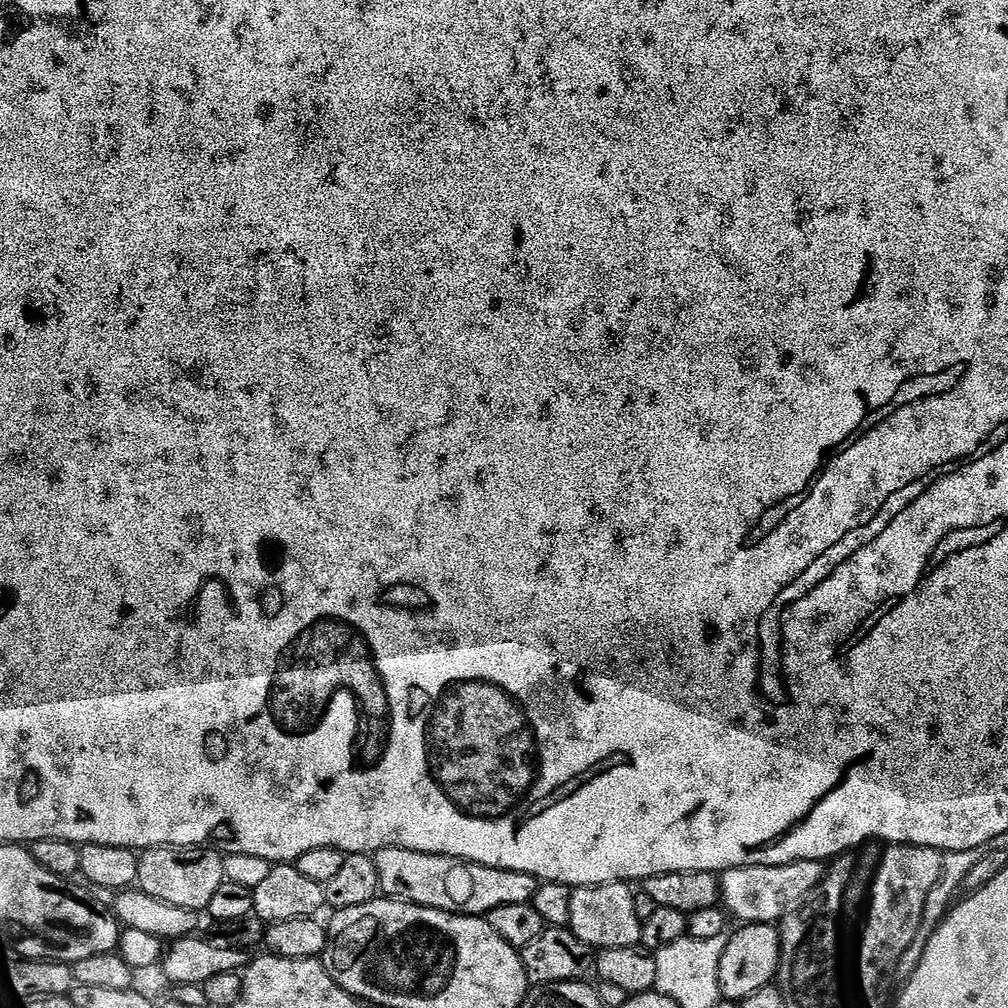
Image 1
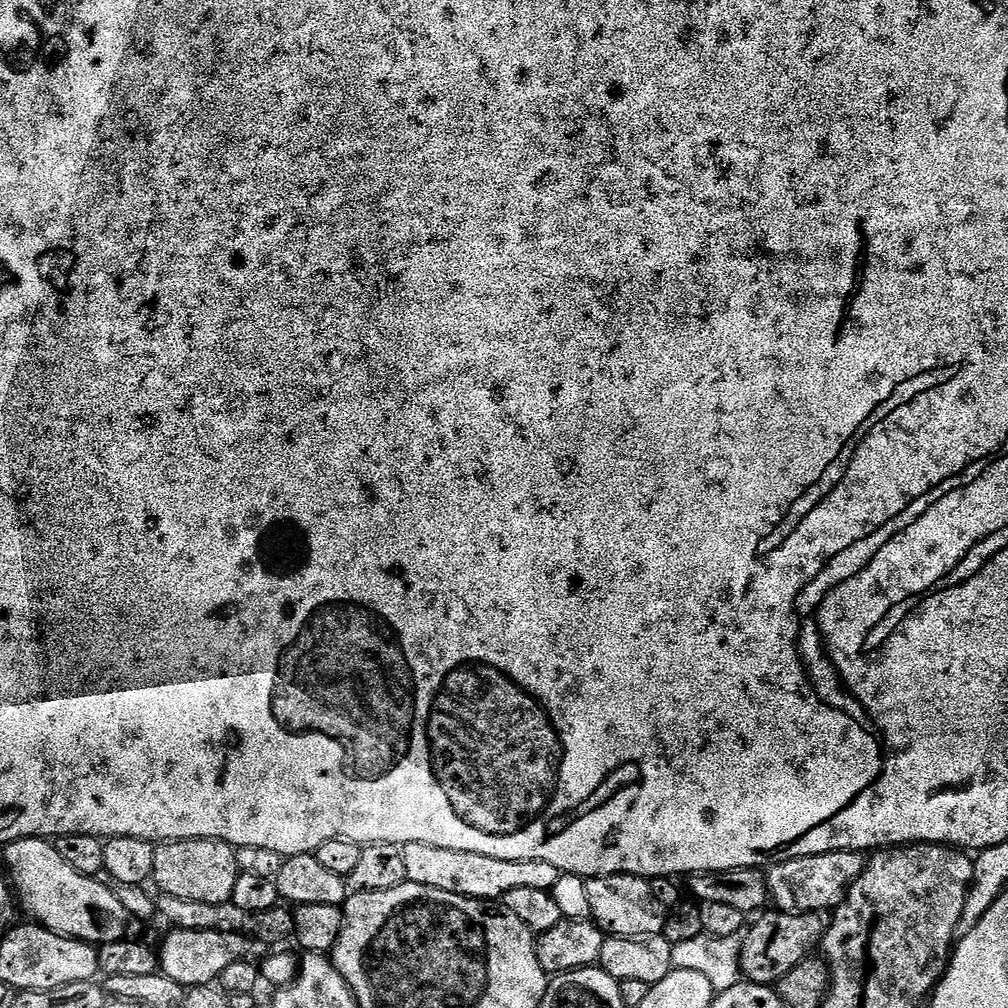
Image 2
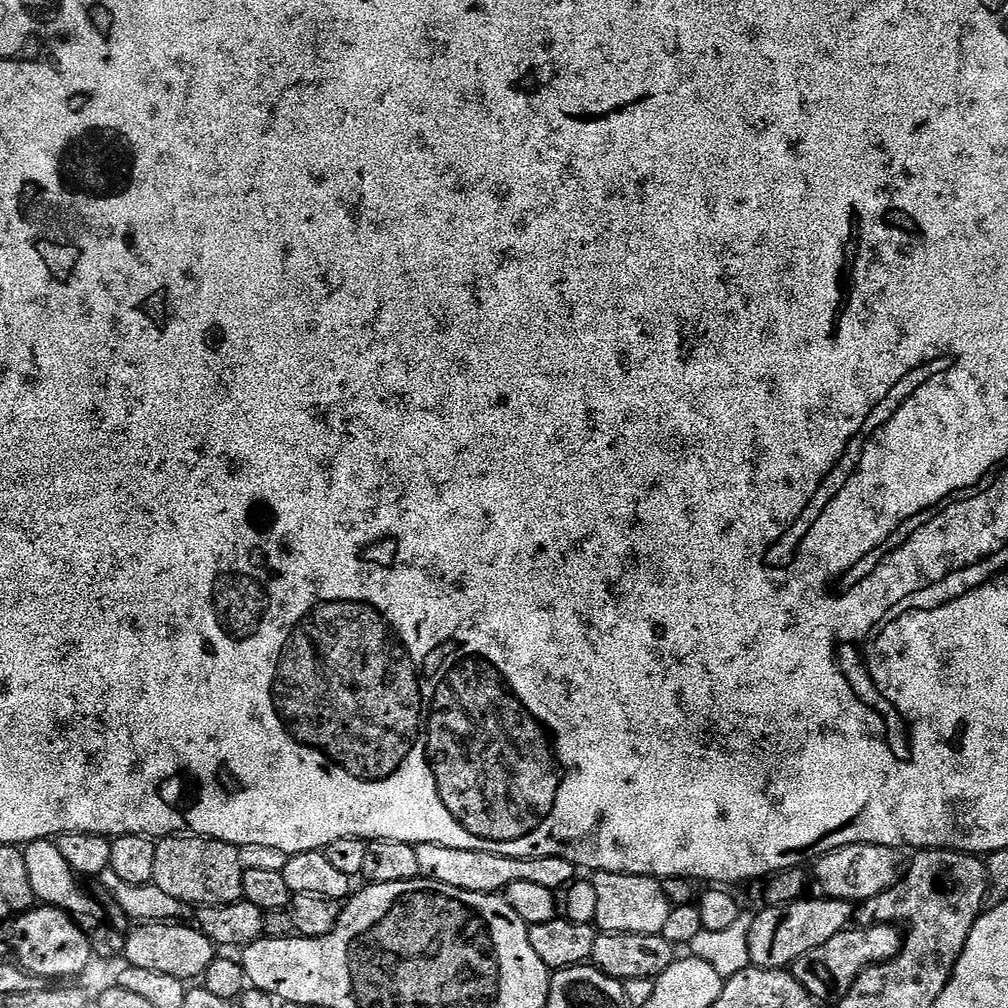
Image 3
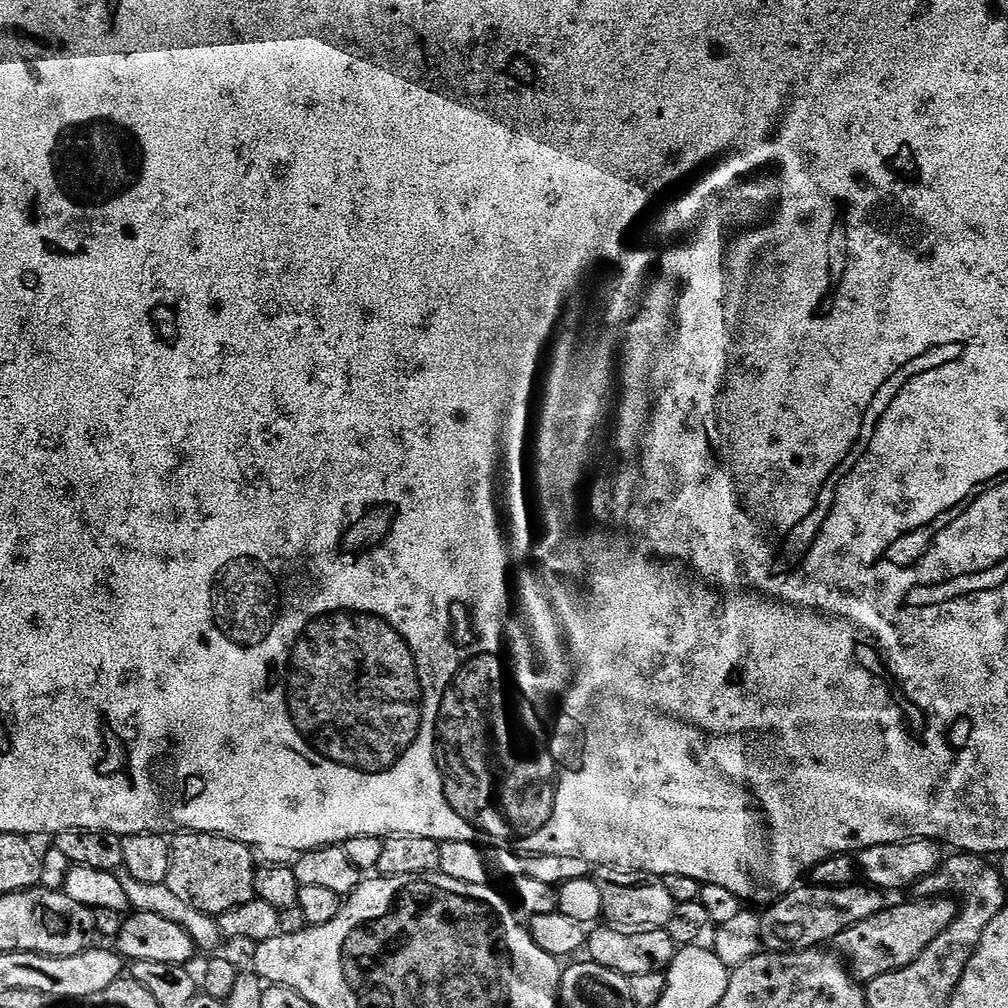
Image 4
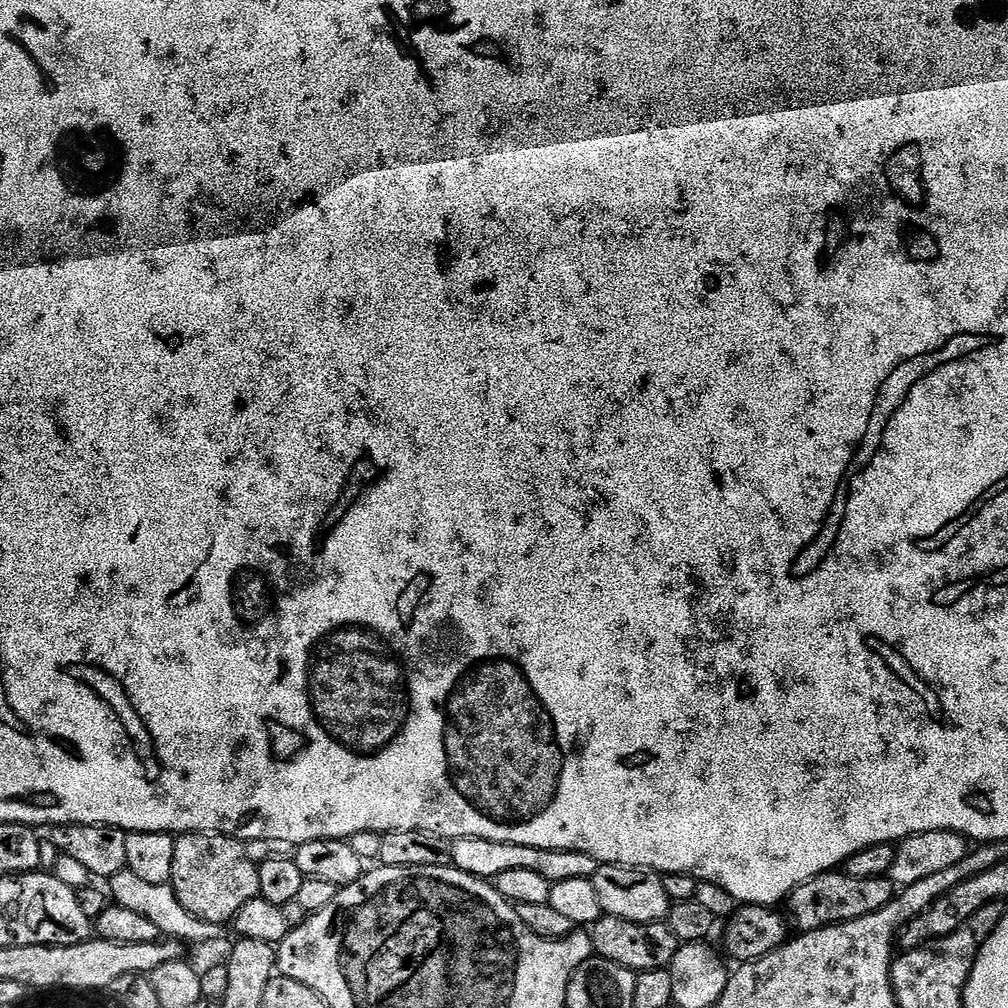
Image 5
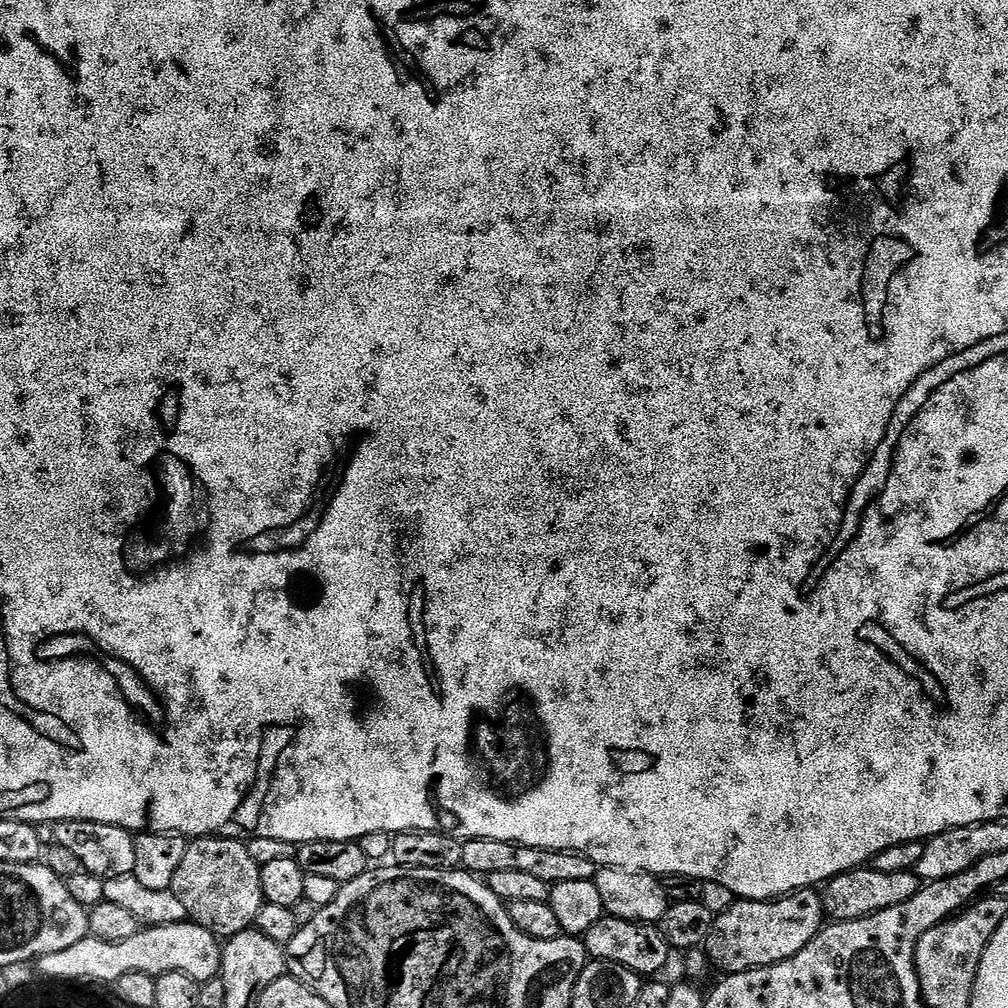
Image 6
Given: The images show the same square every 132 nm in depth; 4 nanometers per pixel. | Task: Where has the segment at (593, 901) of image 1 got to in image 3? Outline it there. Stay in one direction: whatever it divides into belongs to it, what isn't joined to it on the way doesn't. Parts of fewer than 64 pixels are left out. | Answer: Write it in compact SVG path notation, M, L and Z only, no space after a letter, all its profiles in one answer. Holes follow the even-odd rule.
M602 872L592 880L598 898L594 921L601 933L629 932L630 934L663 933L666 918L673 905L662 892L660 880L655 876L623 876L620 872Z

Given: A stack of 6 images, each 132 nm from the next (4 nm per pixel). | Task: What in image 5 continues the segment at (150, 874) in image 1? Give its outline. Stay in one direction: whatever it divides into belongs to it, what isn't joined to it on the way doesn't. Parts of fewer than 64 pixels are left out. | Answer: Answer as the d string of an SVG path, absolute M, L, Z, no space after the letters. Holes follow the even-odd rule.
M189 832L175 837L174 870L170 881L178 902L206 923L227 925L248 902L260 896L260 870L247 857L241 841L230 836Z

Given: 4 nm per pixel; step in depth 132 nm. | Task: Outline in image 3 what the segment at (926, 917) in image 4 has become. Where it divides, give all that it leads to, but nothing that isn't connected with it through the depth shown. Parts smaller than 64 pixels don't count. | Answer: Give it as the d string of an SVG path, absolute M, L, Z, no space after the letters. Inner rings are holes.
M872 924L869 928L849 926L843 932L834 934L822 946L814 946L802 958L795 960L790 971L798 983L808 991L815 1000L821 1002L839 1001L854 986L854 982L868 967L874 964L884 964L903 950L905 933L892 924Z

